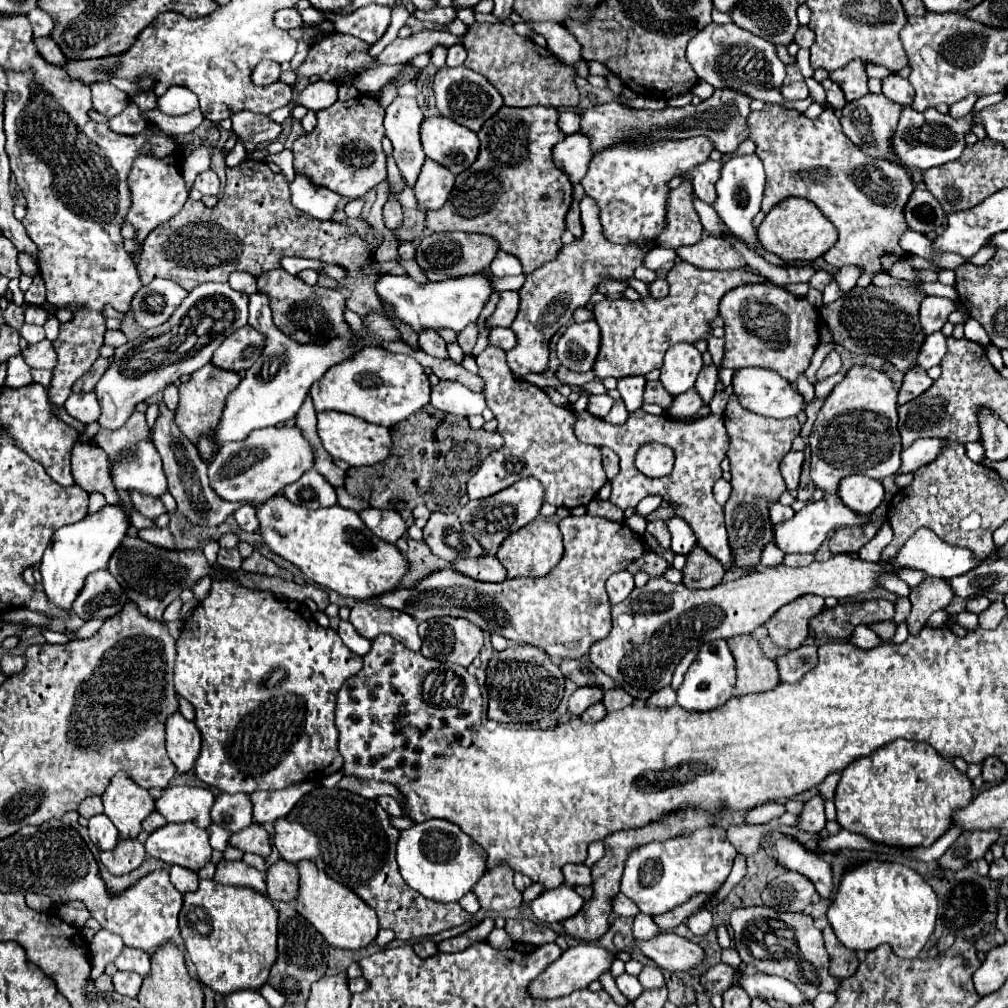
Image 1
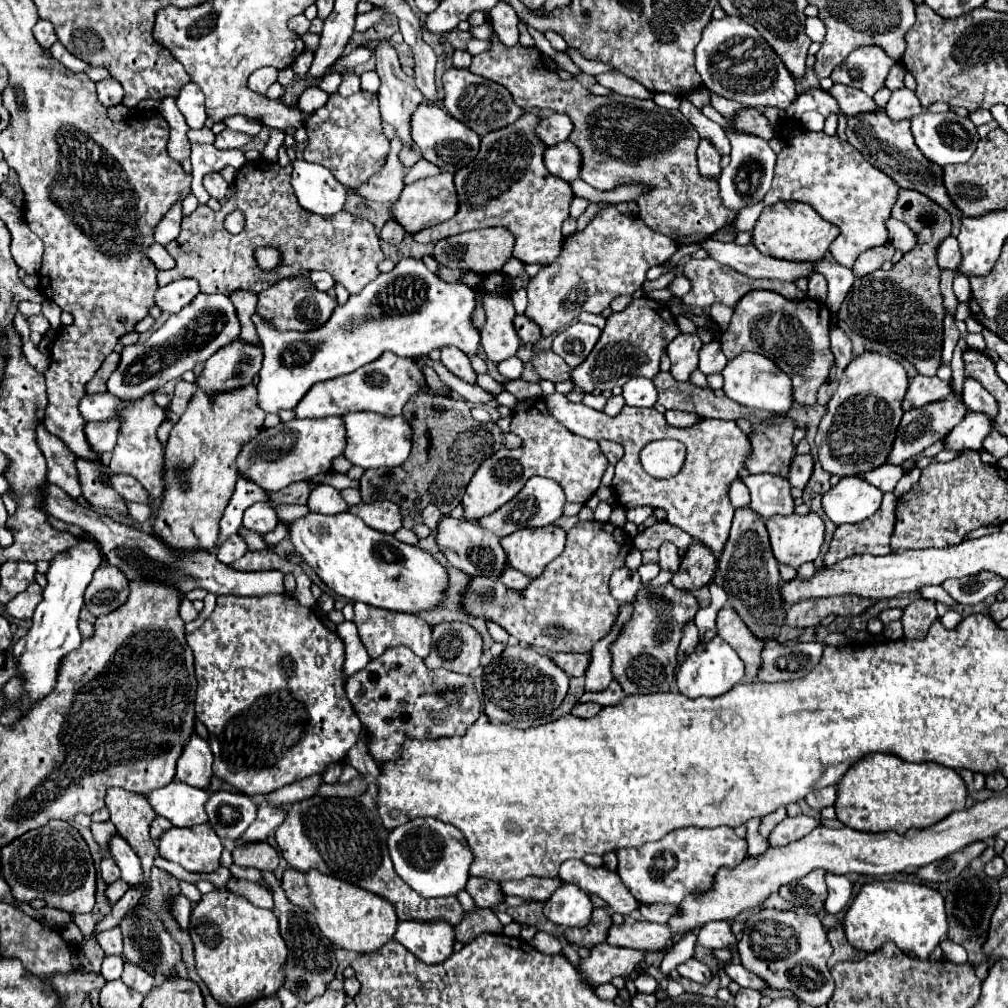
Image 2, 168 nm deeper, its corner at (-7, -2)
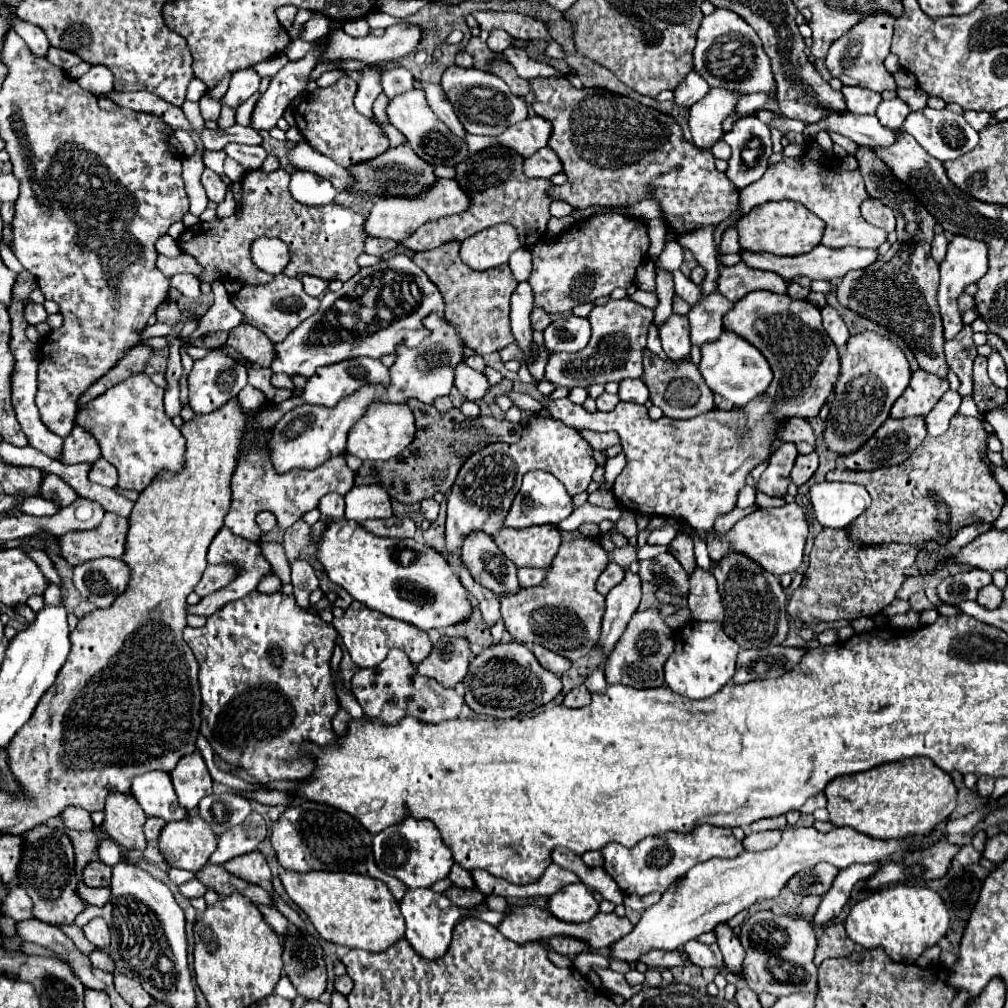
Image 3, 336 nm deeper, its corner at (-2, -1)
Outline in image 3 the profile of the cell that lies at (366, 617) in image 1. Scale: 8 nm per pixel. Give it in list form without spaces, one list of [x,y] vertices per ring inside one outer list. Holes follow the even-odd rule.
[[[354,600],[348,606],[348,610],[344,612],[342,618],[334,618],[332,624],[338,630],[338,634],[342,636],[342,644],[346,646],[346,650],[352,656],[352,662],[358,668],[372,668],[372,666],[380,664],[386,658],[388,650],[392,650],[392,648],[404,650],[414,664],[422,662],[432,650],[432,642],[430,642],[426,632],[422,632],[420,628],[416,628],[416,626],[412,626],[408,622],[390,618],[390,616],[380,614],[380,612],[374,612],[374,610],[370,610],[366,604],[358,602],[358,600]]]

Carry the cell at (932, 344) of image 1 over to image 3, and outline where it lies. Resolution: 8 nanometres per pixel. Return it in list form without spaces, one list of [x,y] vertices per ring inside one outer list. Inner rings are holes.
[[[954,236],[954,240],[948,246],[946,258],[940,264],[940,288],[938,288],[938,306],[944,322],[944,340],[950,342],[962,328],[960,312],[956,306],[956,298],[962,294],[962,290],[968,284],[976,284],[984,274],[988,272],[988,244],[982,240],[966,238],[966,236]]]

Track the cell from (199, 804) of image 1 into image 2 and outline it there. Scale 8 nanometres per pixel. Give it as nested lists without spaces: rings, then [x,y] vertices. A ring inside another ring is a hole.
[[[171,781],[169,785],[151,791],[147,799],[153,811],[169,819],[175,827],[193,827],[199,823],[207,823],[207,813],[203,805],[209,799],[209,793],[203,789]]]

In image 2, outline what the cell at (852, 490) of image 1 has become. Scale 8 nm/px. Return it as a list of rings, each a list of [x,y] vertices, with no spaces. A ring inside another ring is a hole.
[[[843,477],[835,487],[831,487],[823,499],[825,515],[835,523],[859,523],[871,517],[881,505],[883,493],[861,477]]]

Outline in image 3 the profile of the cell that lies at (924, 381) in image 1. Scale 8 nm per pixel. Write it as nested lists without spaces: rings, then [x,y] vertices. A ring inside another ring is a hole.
[[[916,370],[906,392],[894,402],[890,416],[906,418],[906,416],[926,416],[948,390],[948,380],[932,376],[924,370]]]

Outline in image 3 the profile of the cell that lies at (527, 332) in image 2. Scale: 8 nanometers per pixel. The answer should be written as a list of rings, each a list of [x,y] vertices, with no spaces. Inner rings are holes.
[[[534,308],[532,310],[532,314],[530,314],[530,326],[532,326],[532,330],[536,332],[536,330],[540,330],[540,332],[544,332],[546,330],[546,326],[552,322],[552,318],[544,312],[544,310],[538,310],[538,308]]]

